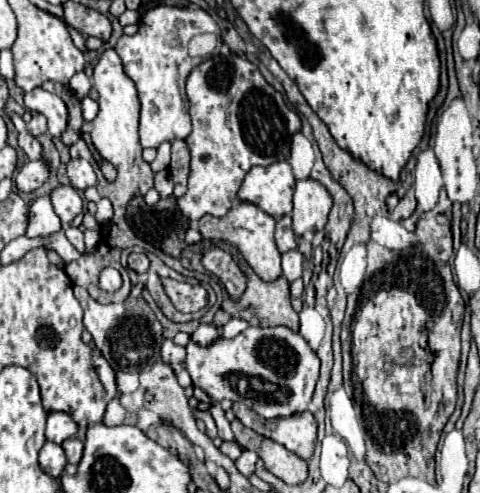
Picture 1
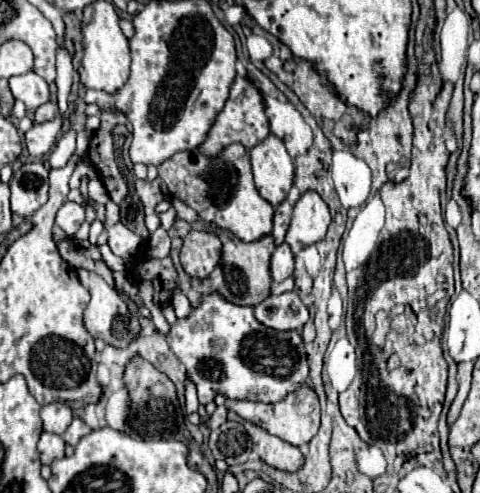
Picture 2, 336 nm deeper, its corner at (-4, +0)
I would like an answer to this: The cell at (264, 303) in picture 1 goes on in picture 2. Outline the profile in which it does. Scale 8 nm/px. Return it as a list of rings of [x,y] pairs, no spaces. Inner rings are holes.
[[[176,220],[174,222],[174,228],[168,230],[170,238],[172,238],[172,258],[174,258],[174,264],[176,264],[176,270],[178,270],[178,276],[180,276],[180,290],[184,292],[184,296],[190,300],[192,308],[196,308],[196,304],[200,304],[200,300],[208,294],[208,292],[220,292],[220,296],[224,296],[226,300],[232,300],[232,304],[248,304],[248,306],[256,306],[260,302],[264,302],[268,296],[270,296],[270,286],[272,286],[272,274],[270,274],[270,258],[272,258],[272,248],[276,248],[272,236],[264,236],[262,240],[258,242],[252,242],[252,244],[246,244],[242,242],[240,238],[228,234],[226,230],[220,230],[208,222],[194,222],[194,224],[188,224],[184,220]],[[190,230],[210,230],[214,234],[218,234],[218,238],[222,240],[222,260],[218,264],[218,268],[208,276],[208,278],[192,278],[188,276],[180,262],[178,262],[178,250],[182,246],[182,240],[184,236],[190,232]]]

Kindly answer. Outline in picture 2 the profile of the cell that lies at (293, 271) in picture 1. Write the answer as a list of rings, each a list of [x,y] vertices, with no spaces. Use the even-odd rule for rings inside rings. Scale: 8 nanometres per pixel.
[[[286,242],[276,246],[276,250],[272,254],[270,270],[272,270],[272,280],[274,282],[282,282],[288,276],[292,276],[292,272],[294,272],[294,256],[292,256],[292,252],[290,252]]]

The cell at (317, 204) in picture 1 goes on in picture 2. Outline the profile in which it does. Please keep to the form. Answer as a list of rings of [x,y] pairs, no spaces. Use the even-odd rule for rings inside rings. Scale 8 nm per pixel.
[[[304,192],[294,206],[294,216],[286,234],[286,242],[292,252],[298,254],[304,246],[316,244],[326,236],[330,224],[328,204],[320,198],[318,192]]]

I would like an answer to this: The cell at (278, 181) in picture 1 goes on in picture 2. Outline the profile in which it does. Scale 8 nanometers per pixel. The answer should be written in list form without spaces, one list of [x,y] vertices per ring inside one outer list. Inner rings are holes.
[[[268,136],[250,150],[254,182],[264,200],[278,206],[294,184],[294,160],[280,138]]]

